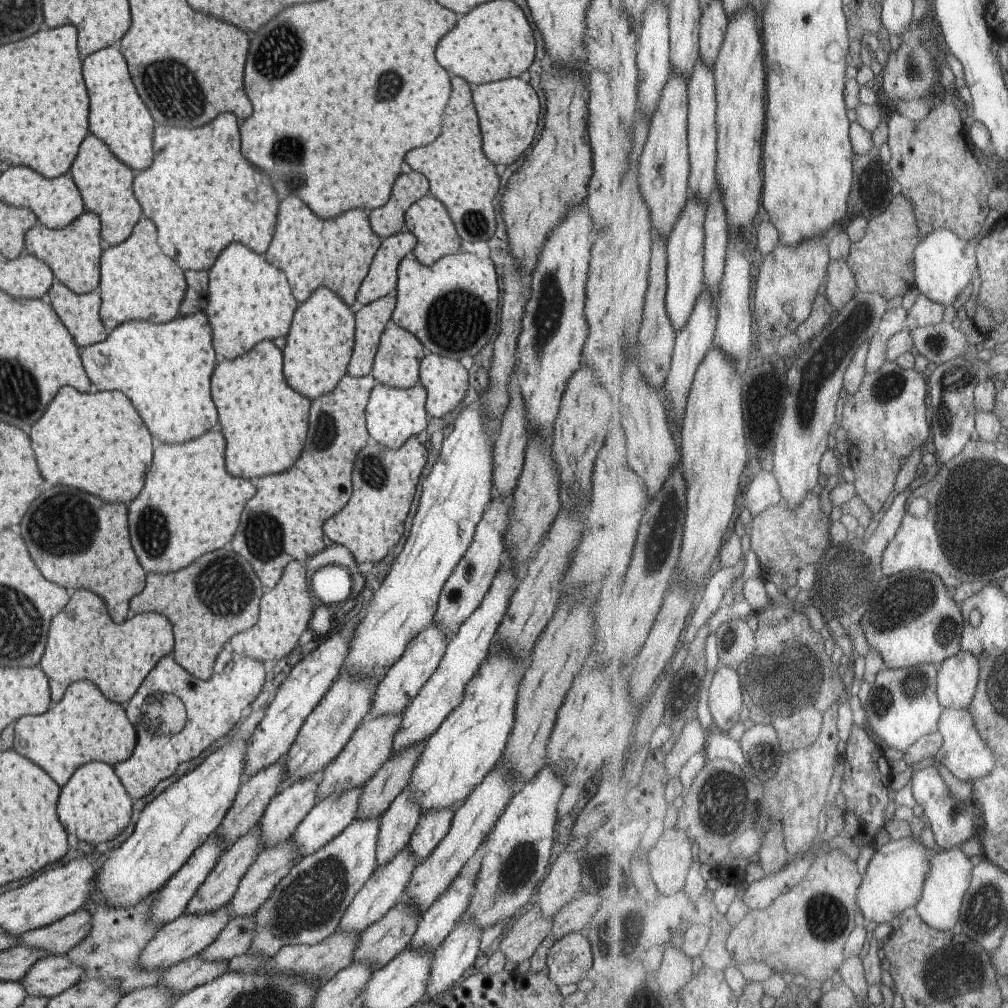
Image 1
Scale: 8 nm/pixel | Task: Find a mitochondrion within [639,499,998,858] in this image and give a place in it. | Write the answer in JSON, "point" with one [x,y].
{"point":[786,678]}

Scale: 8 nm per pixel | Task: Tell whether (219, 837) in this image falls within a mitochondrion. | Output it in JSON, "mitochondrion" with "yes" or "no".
{"mitochondrion":"no"}

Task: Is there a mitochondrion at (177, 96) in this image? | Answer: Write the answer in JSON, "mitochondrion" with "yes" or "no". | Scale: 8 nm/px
{"mitochondrion":"yes"}

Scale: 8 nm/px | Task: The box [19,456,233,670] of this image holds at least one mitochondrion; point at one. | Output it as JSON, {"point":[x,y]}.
{"point":[57,513]}

